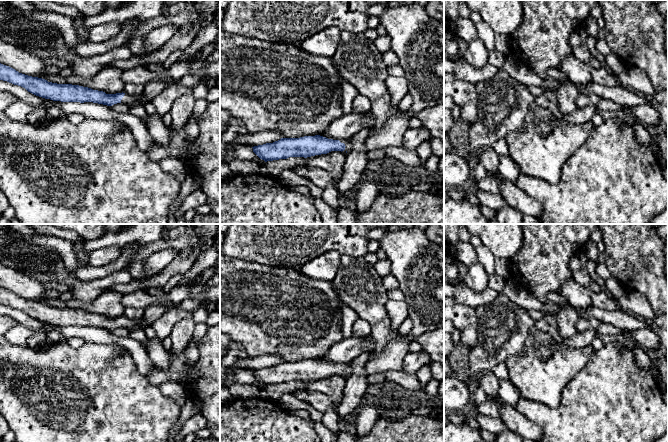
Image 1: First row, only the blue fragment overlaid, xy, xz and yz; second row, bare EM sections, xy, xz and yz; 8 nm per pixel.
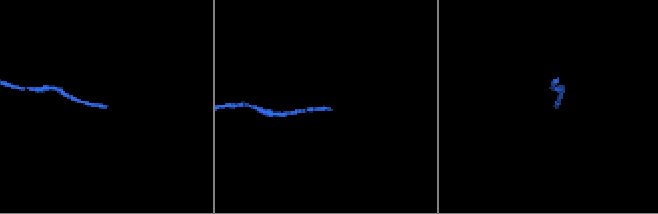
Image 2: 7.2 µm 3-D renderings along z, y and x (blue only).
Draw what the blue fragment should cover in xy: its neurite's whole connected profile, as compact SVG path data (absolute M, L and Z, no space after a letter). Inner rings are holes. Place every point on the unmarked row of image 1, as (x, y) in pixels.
M0 287L0 304L25 312L28 316L53 325L93 326L112 330L117 327L145 329L146 321L141 318L129 320L125 317L106 318L103 315L72 308L57 308L45 303L19 297L15 293Z

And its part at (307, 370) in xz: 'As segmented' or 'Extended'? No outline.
Extended

